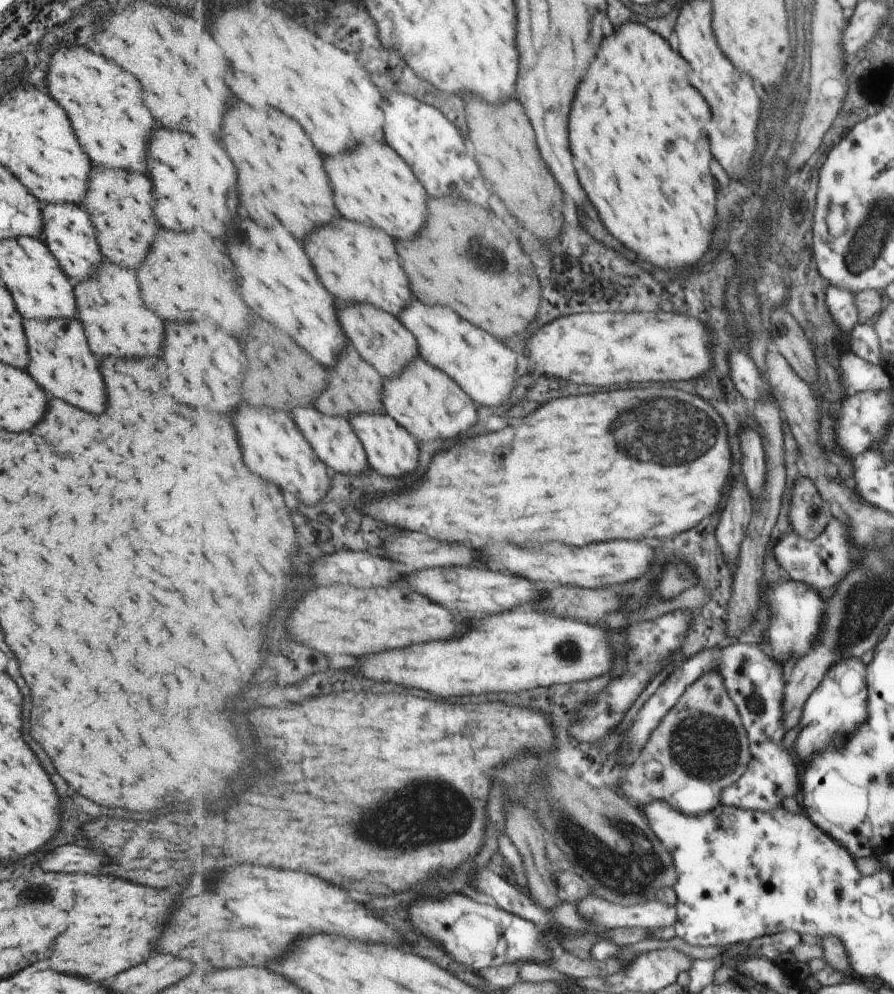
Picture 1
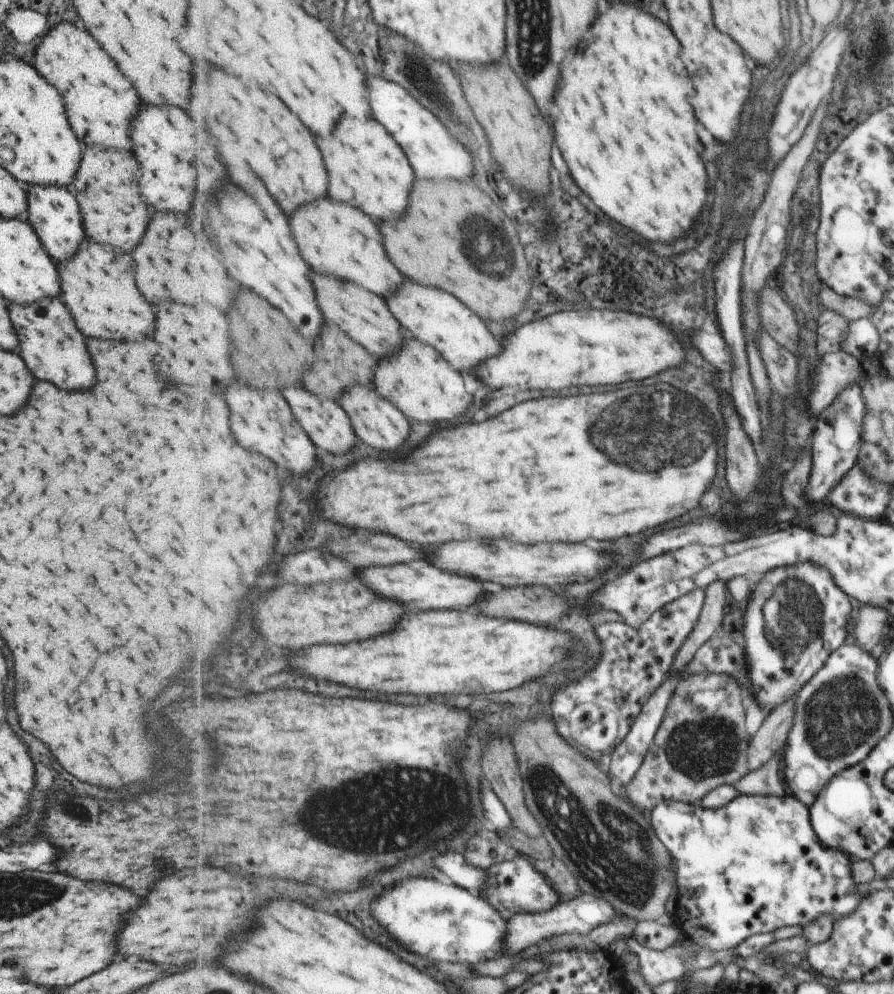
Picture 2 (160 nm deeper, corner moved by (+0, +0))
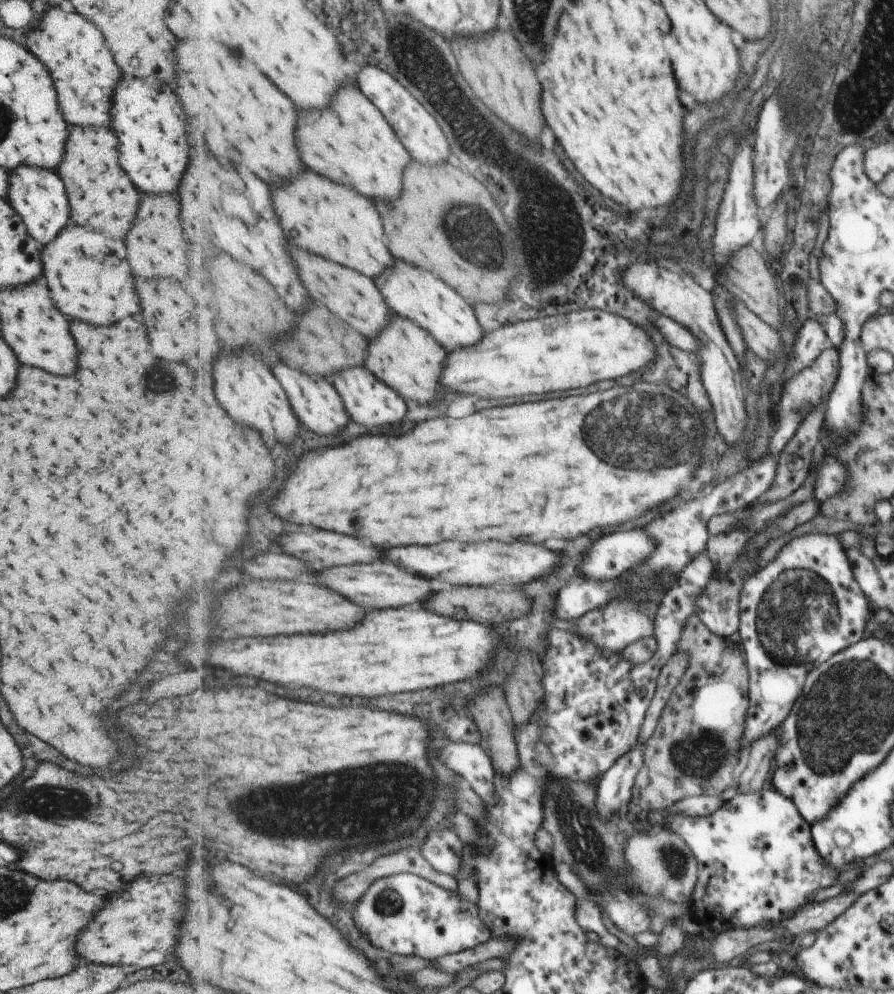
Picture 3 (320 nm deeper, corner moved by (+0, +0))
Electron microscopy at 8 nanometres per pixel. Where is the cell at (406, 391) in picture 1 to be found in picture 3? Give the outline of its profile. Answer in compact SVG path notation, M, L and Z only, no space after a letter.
M395 314L395 320L391 320L382 334L369 340L368 344L365 366L379 380L394 388L407 402L413 399L427 404L435 400L449 352L427 330L413 320Z

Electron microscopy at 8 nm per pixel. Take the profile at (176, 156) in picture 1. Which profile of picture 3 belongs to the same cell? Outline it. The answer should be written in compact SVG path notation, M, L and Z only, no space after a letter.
M121 78L119 84L115 84L113 88L109 116L111 116L111 128L119 142L119 166L135 184L135 188L151 194L173 192L177 188L177 180L185 170L189 154L189 146L185 140L185 116L173 90L167 84L159 84L159 80L143 82L139 78Z

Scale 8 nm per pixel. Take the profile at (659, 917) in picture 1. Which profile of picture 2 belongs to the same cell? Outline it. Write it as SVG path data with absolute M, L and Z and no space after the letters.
M581 892L578 896L559 903L551 910L542 913L521 913L510 918L509 935L506 936L504 954L519 957L528 950L530 944L540 944L565 933L588 935L592 930L611 922L617 915L625 916L625 914L619 914L608 900Z

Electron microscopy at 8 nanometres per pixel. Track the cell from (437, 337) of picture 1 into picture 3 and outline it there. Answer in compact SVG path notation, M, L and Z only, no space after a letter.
M397 260L391 268L387 268L387 272L383 272L377 284L379 288L383 288L383 296L387 296L387 304L391 304L395 312L427 328L449 353L473 346L483 338L483 328L475 316L475 310L467 304L467 300L457 290L453 290L433 272Z

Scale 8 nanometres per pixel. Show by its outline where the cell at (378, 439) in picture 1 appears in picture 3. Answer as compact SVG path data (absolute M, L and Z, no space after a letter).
M366 366L347 367L346 370L333 375L332 378L331 381L342 396L350 418L363 426L371 426L371 428L395 426L397 422L405 418L409 410L407 400L394 388L379 380L379 377L376 377Z

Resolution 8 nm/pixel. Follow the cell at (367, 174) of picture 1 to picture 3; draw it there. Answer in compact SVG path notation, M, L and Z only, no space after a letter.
M347 84L347 88L343 88L343 92L335 96L335 104L331 104L331 108L325 108L323 112L299 110L299 150L303 152L303 160L307 160L307 166L311 166L315 172L341 184L345 180L345 184L353 186L361 194L379 200L395 200L401 194L403 170L411 162L411 154L401 144L387 118L381 114L379 108L375 108L375 104L361 92L357 84Z

